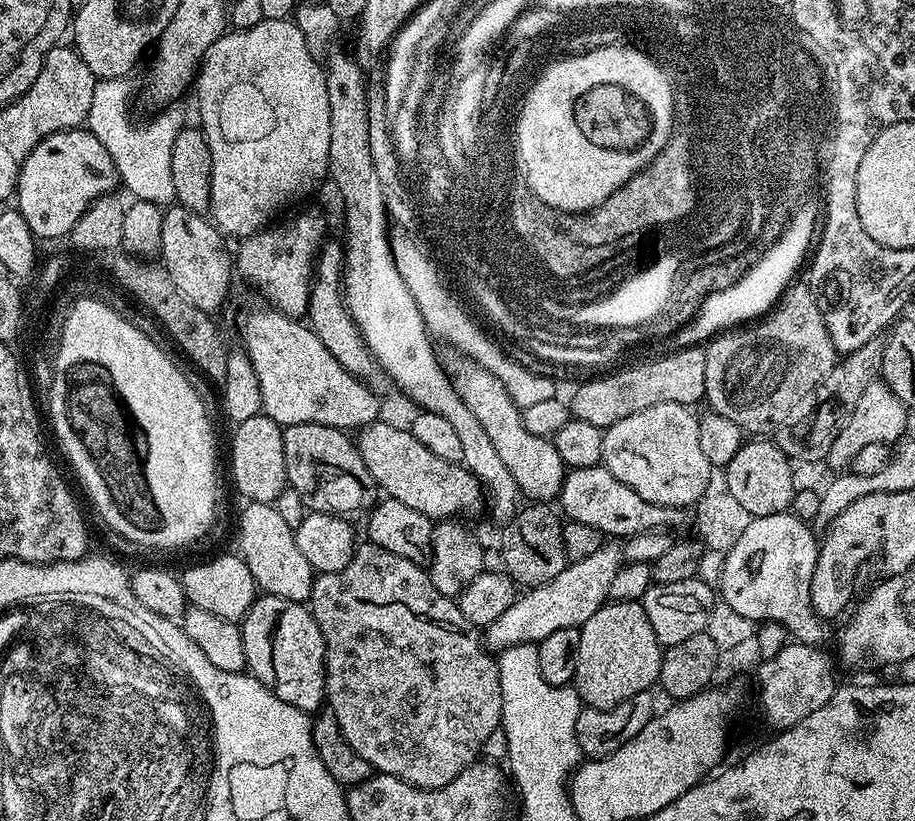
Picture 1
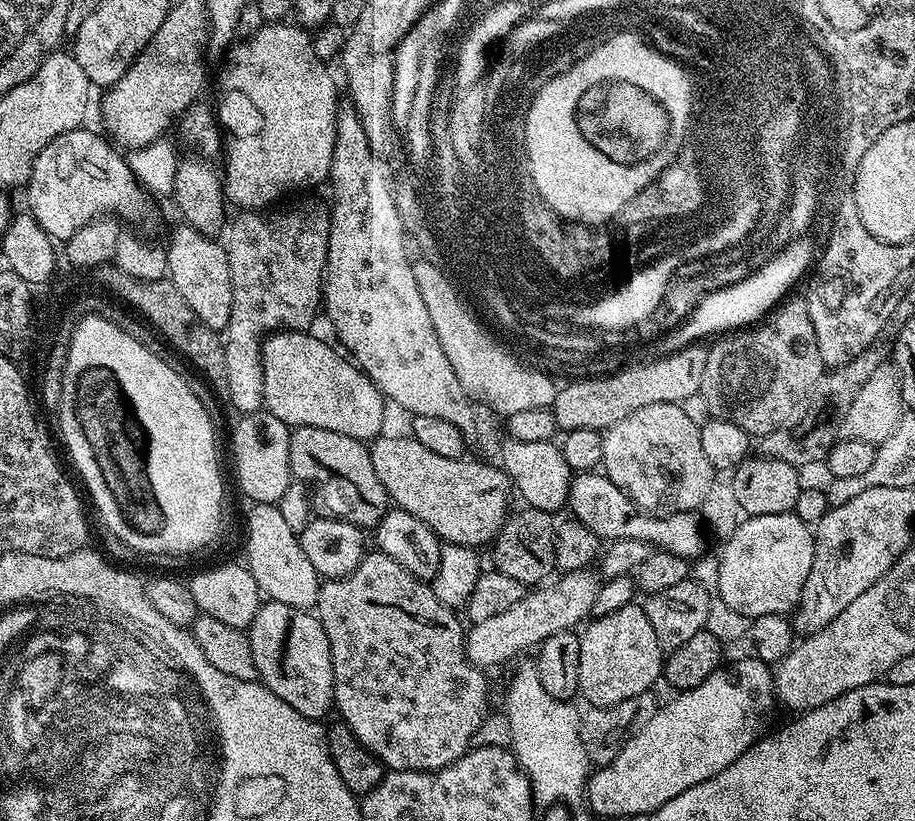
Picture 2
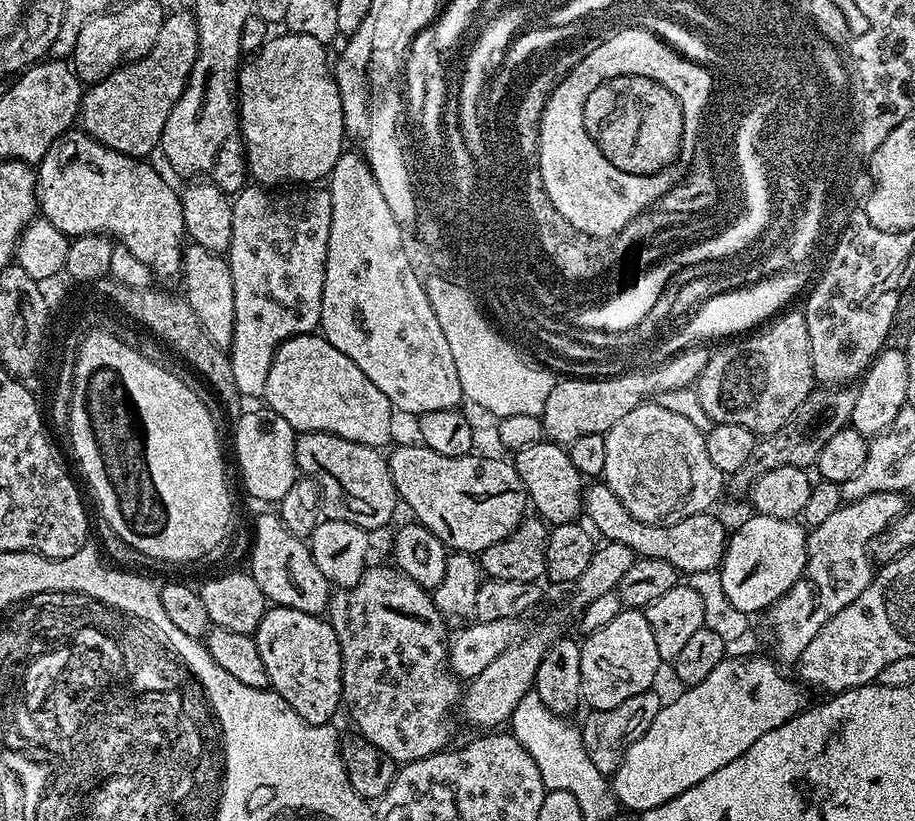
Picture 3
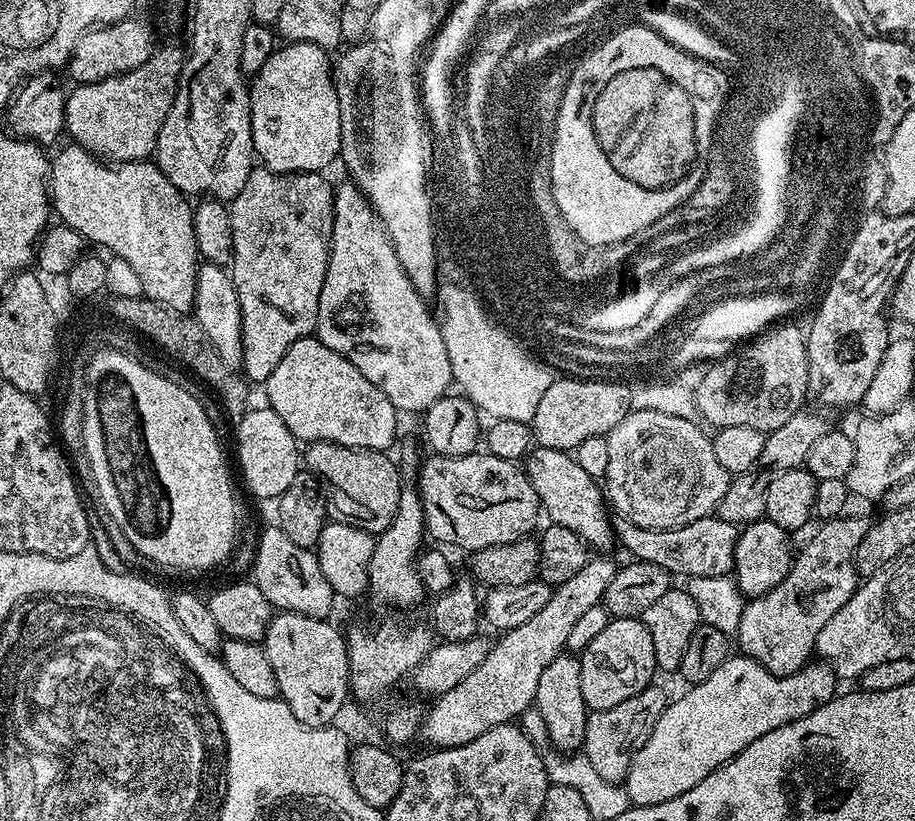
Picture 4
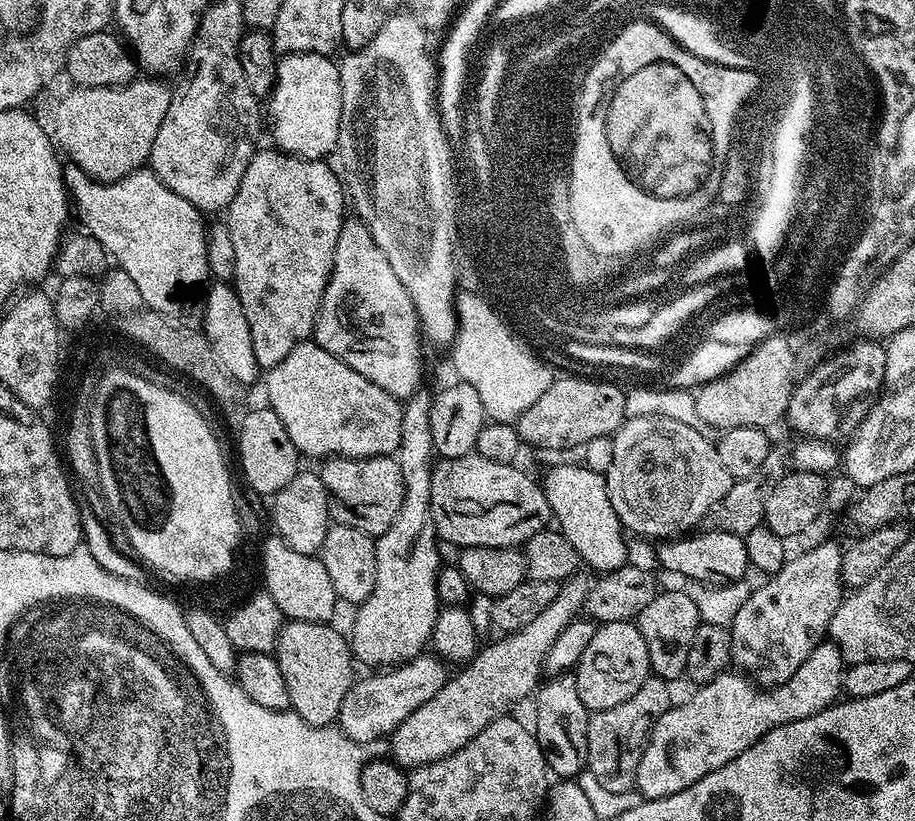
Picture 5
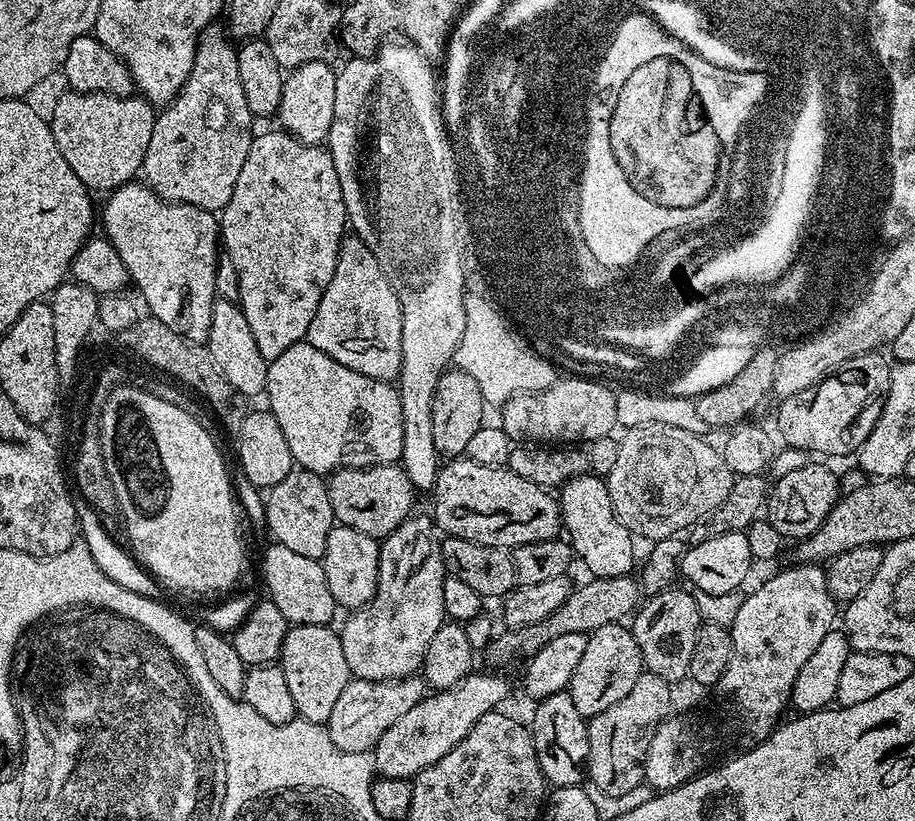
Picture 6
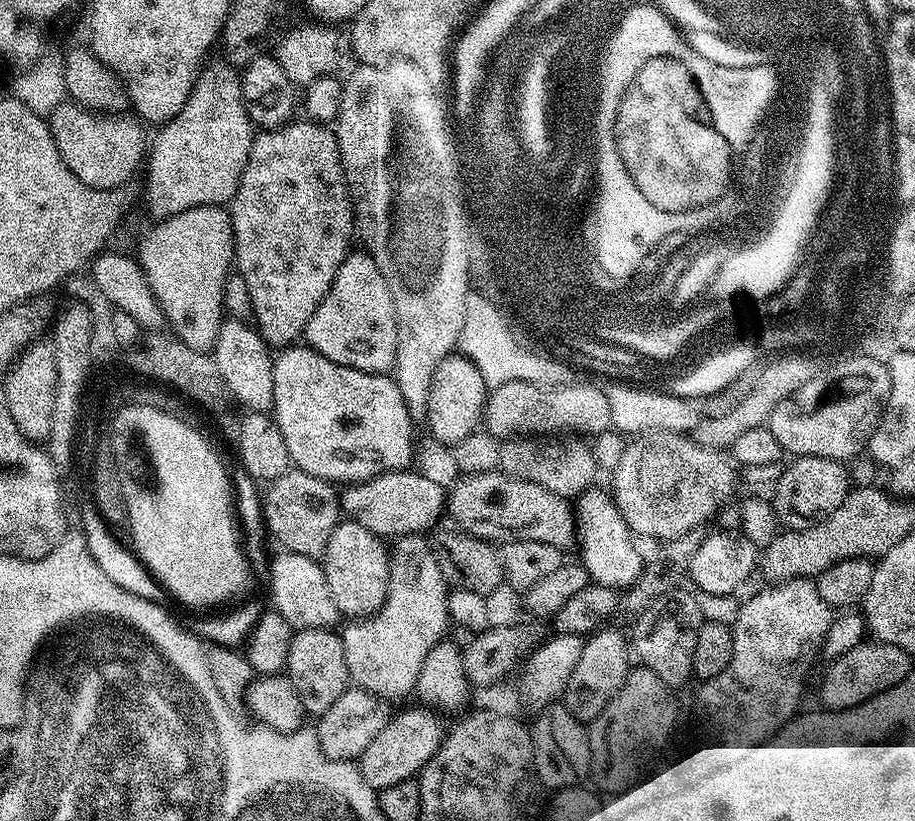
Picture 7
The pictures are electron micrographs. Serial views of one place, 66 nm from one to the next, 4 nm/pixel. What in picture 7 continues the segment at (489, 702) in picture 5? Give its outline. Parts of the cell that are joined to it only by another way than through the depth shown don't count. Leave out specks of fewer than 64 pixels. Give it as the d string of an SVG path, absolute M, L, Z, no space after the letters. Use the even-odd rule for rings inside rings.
M431 707L408 708L400 717L389 719L388 724L366 746L358 761L358 767L362 778L374 789L382 789L386 786L398 786L398 782L406 782L413 779L434 758L434 754L440 749L446 737L446 727L439 715Z

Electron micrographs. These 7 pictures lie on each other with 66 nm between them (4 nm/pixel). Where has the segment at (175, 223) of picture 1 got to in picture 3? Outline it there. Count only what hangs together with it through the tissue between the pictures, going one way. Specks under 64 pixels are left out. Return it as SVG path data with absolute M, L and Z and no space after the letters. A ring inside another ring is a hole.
M189 243L184 250L182 265L182 281L184 280L183 299L194 310L198 322L202 322L202 330L206 330L206 338L214 342L214 346L228 350L234 338L234 278L230 274L227 259L221 253L211 252L202 246Z

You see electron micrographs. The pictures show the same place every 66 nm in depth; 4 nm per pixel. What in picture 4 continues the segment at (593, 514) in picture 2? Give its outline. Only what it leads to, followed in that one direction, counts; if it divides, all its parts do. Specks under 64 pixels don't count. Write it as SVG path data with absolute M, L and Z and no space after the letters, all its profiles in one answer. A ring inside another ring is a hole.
M718 515L703 516L698 522L690 522L686 526L667 528L666 530L654 530L634 526L634 522L617 519L614 524L614 536L626 551L629 557L642 562L654 562L654 566L662 566L667 572L676 578L714 578L715 576L727 576L736 566L736 538L738 535L737 525L723 521Z

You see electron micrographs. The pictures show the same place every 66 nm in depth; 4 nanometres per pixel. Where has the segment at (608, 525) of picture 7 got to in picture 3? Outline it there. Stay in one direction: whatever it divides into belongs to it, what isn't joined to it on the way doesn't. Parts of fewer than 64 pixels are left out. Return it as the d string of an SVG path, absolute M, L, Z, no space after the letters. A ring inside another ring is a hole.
M541 442L534 446L526 446L521 452L515 453L514 463L518 470L518 478L522 478L522 486L528 491L531 507L537 508L541 512L537 513L549 525L571 524L581 515L584 507L586 480L578 470L574 470L574 462L570 462L567 451L561 445L555 442Z

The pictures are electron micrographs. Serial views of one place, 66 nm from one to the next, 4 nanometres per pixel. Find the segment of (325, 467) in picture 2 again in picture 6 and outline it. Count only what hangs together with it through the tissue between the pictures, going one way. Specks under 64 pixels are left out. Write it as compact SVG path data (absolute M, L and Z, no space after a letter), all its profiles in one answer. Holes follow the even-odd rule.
M399 463L373 468L340 468L327 477L330 506L337 521L345 528L362 530L362 534L383 538L413 515L418 490Z

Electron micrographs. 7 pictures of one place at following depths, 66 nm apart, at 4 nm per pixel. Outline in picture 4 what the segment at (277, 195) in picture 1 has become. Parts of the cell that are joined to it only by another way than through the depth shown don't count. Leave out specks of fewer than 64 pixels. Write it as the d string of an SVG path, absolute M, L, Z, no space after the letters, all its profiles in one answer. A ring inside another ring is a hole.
M291 42L285 43L283 46L277 47L276 51L270 54L270 58L266 58L266 66L262 66L262 70L257 72L250 84L250 95L252 97L252 151L255 159L259 161L263 167L271 170L271 172L318 172L323 173L324 167L333 159L334 161L340 155L340 139L342 138L342 118L340 117L340 95L336 89L336 81L334 79L334 68L328 64L329 53L323 48L314 46L310 42Z

